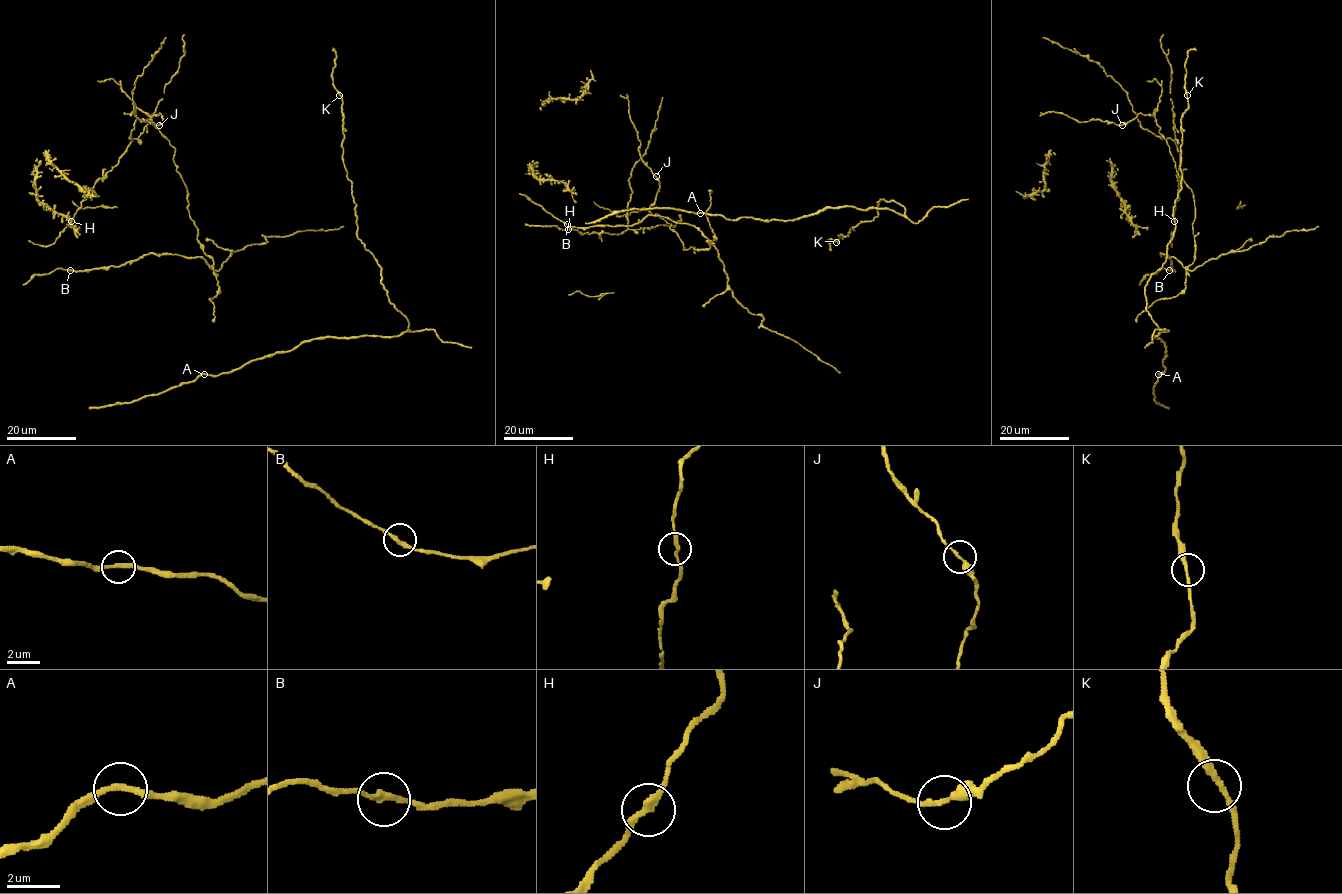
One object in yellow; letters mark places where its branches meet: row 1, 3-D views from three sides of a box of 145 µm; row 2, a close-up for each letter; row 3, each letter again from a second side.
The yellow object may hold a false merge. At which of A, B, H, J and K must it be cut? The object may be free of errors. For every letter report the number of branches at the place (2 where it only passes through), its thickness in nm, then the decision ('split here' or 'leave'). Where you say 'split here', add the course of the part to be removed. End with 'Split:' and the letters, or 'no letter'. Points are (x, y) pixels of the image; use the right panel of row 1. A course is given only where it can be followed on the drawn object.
A: branches 2; calibre 240 nm; leave
B: branches 2; calibre 240 nm; leave
H: branches 2; calibre 240 nm; leave
J: branches 2; calibre 240 nm; leave
K: branches 2; calibre 220 nm; leave
Split: no letter

